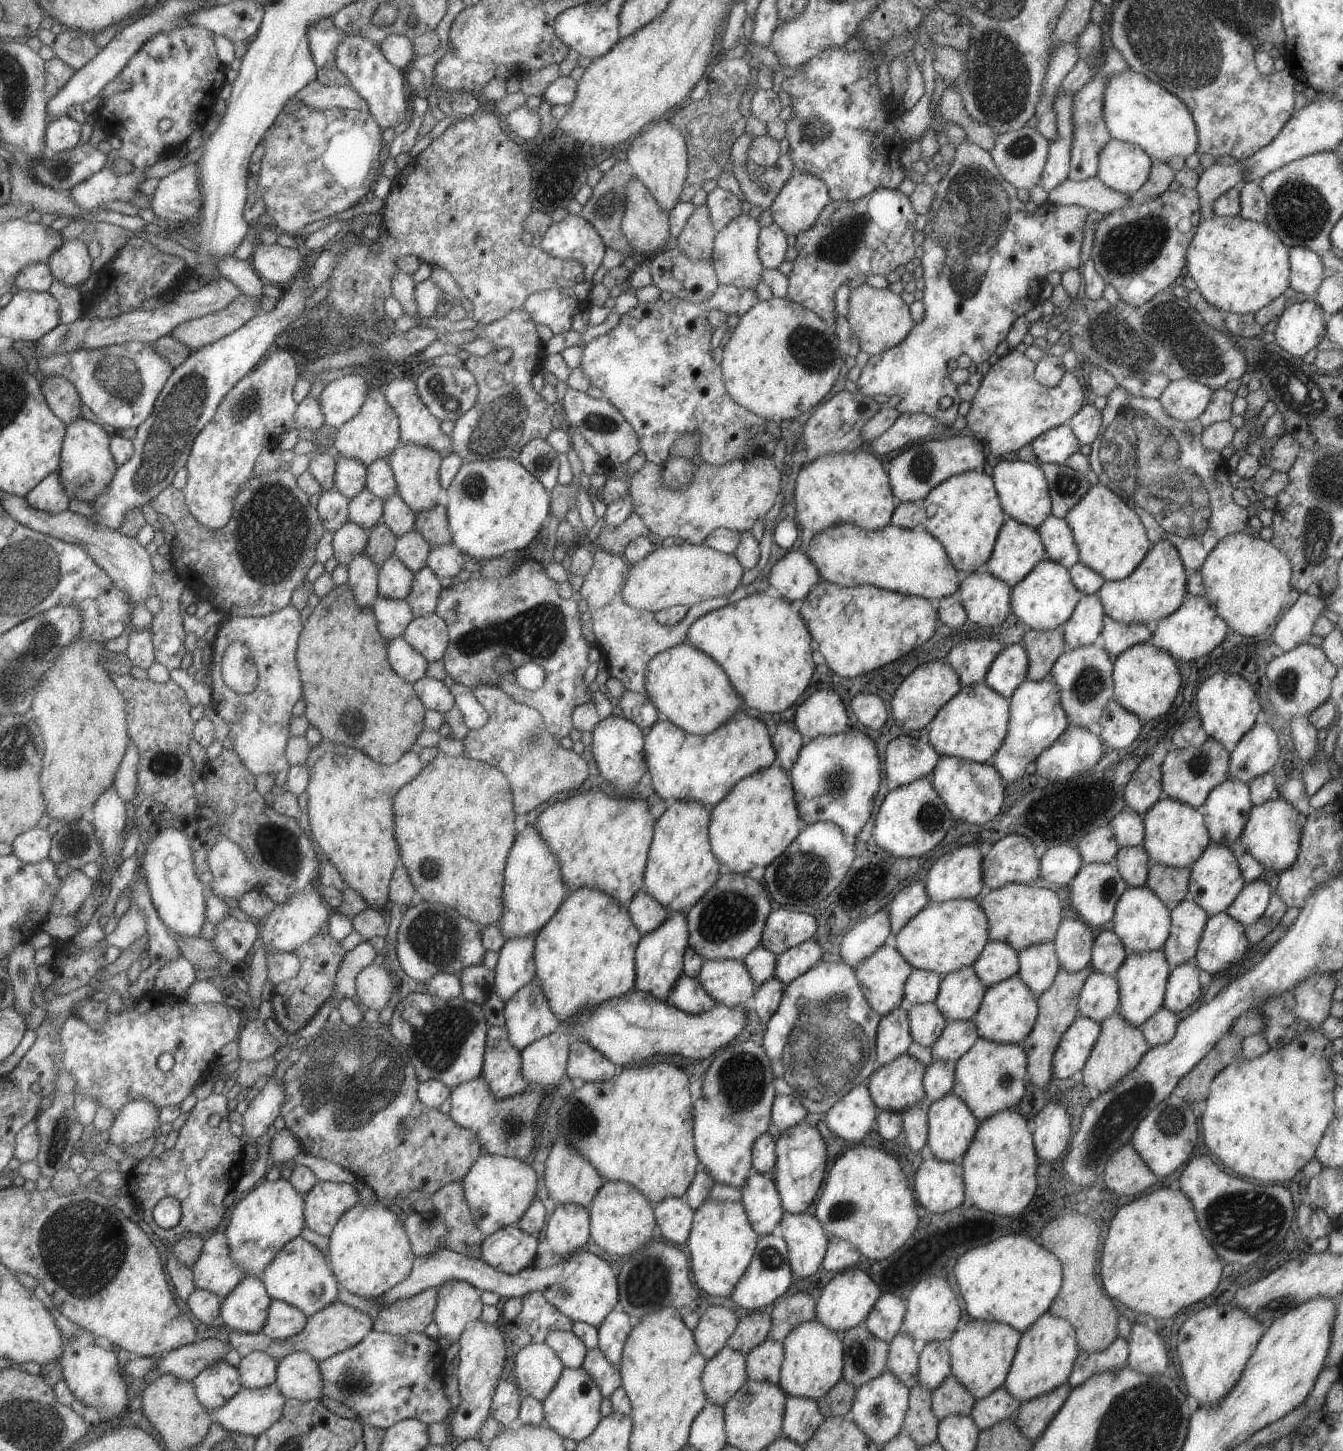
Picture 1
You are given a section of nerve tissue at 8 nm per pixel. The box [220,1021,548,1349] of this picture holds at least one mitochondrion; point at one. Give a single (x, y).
(347, 1081)

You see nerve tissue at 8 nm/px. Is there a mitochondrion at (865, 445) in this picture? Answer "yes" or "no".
no

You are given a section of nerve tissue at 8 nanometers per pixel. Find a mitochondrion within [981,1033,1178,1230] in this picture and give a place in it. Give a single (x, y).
(1119, 1117)

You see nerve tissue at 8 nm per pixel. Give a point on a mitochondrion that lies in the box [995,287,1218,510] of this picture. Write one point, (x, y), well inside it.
(1066, 484)

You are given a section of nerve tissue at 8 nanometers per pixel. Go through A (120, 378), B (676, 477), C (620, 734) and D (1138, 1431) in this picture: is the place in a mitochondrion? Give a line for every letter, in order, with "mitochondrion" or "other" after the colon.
A: mitochondrion
B: other
C: other
D: mitochondrion

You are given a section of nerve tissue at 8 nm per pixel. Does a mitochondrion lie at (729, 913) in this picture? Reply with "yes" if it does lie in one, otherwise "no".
yes

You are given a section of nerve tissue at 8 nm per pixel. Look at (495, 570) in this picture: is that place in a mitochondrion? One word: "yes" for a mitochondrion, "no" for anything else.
no

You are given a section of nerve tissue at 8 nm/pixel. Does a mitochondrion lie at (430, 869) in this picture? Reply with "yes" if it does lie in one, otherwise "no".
yes

